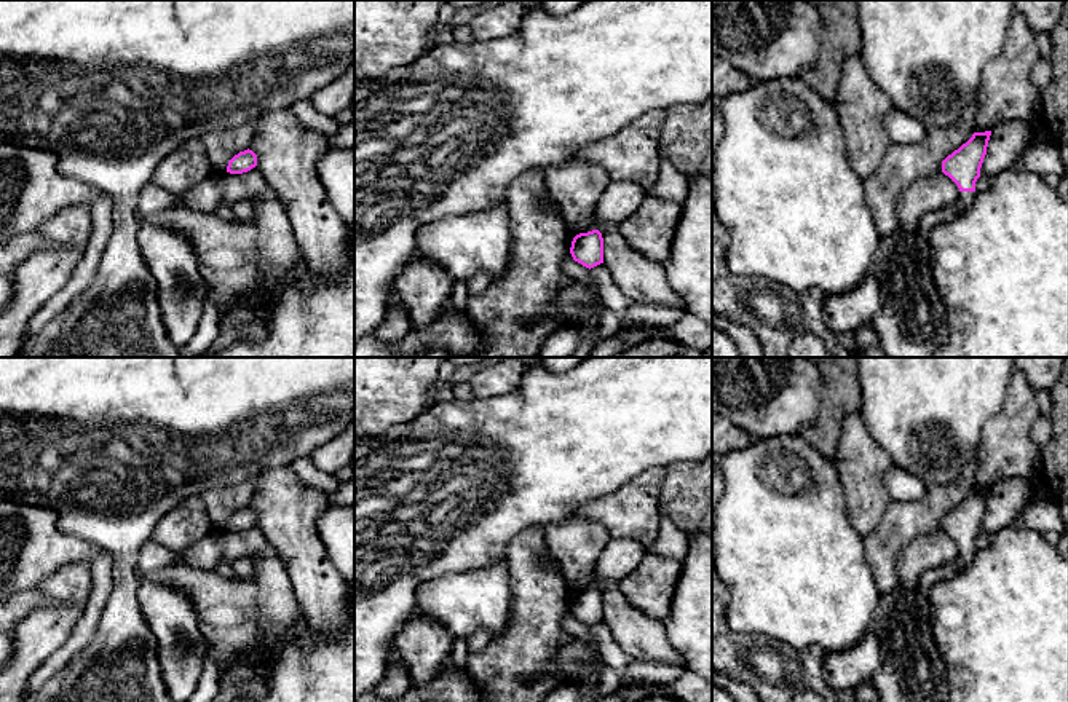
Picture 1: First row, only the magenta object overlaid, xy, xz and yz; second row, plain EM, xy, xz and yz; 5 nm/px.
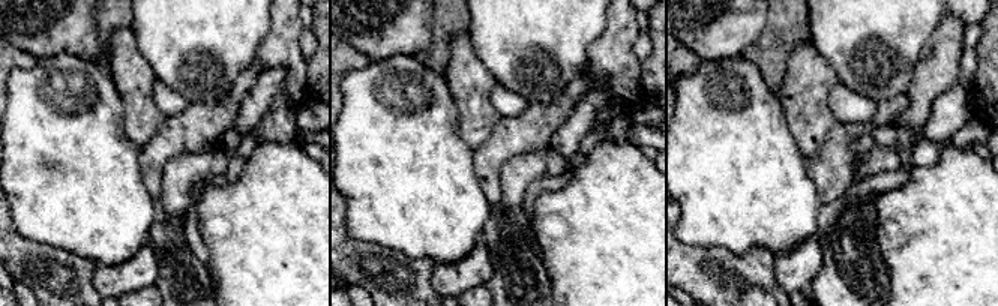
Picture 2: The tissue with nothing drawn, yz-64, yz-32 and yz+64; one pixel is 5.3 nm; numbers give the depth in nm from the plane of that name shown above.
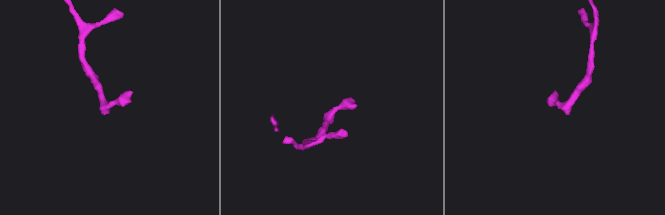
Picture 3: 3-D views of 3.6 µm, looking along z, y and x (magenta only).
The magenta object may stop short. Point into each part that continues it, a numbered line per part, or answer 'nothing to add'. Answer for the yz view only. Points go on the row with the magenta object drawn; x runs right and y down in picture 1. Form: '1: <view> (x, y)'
1: yz (966, 198)

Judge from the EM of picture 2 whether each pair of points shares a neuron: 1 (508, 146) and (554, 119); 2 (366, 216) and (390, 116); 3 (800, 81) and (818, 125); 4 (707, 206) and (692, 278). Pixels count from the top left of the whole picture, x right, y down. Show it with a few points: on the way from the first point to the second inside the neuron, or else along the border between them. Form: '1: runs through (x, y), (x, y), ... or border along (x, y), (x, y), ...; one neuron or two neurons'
1: runs through (520, 134), (529, 132), (542, 122); one neuron
2: runs through (390, 191), (390, 141); one neuron
3: runs through (805, 92), (808, 114); one neuron
4: border along (682, 240), (689, 245), (724, 246), (733, 254); two neurons

